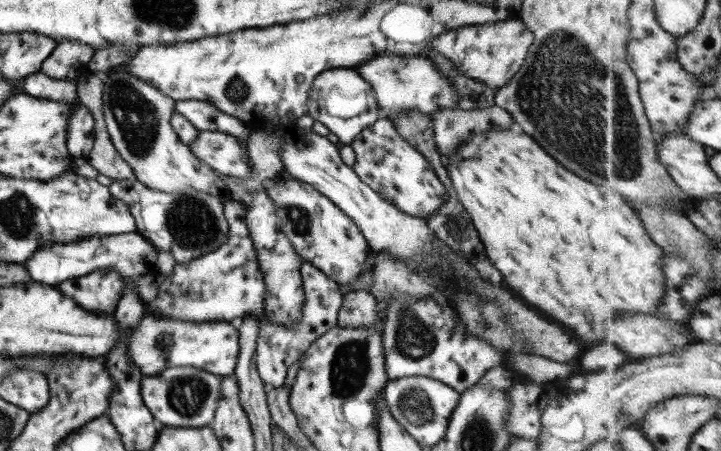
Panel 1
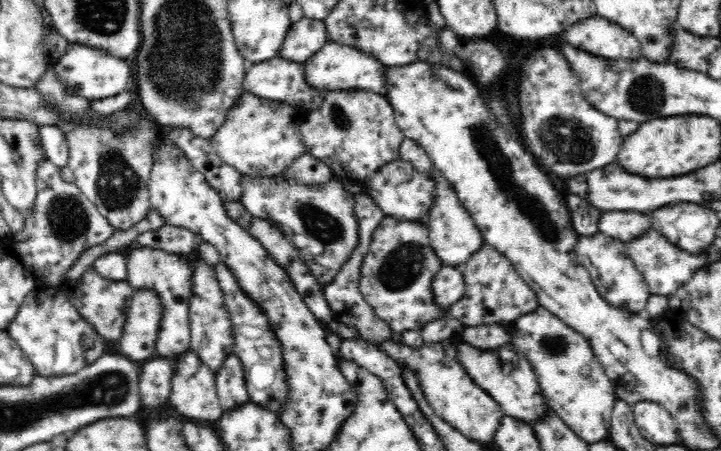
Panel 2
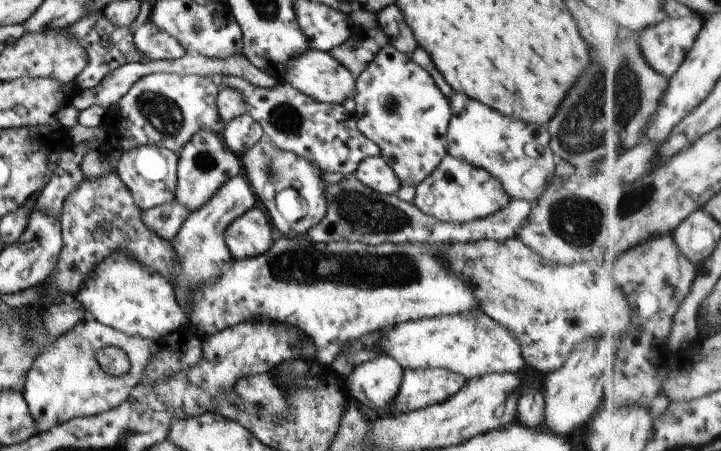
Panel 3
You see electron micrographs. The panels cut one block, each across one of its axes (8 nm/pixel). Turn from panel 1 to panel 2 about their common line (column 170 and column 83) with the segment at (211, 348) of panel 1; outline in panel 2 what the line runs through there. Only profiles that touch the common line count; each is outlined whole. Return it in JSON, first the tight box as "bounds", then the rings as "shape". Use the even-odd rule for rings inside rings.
{"bounds":[6,288,106,376],"shape":[[[66,288],[31,291],[6,331],[30,358],[33,369],[40,376],[74,374],[100,358],[106,348],[106,341],[71,303]]]}

